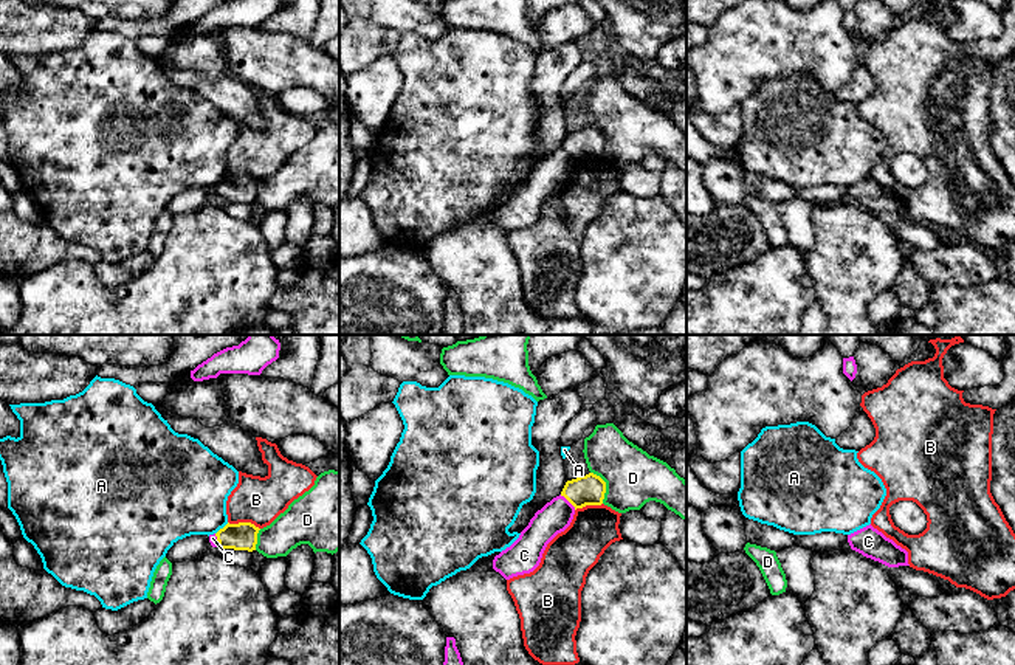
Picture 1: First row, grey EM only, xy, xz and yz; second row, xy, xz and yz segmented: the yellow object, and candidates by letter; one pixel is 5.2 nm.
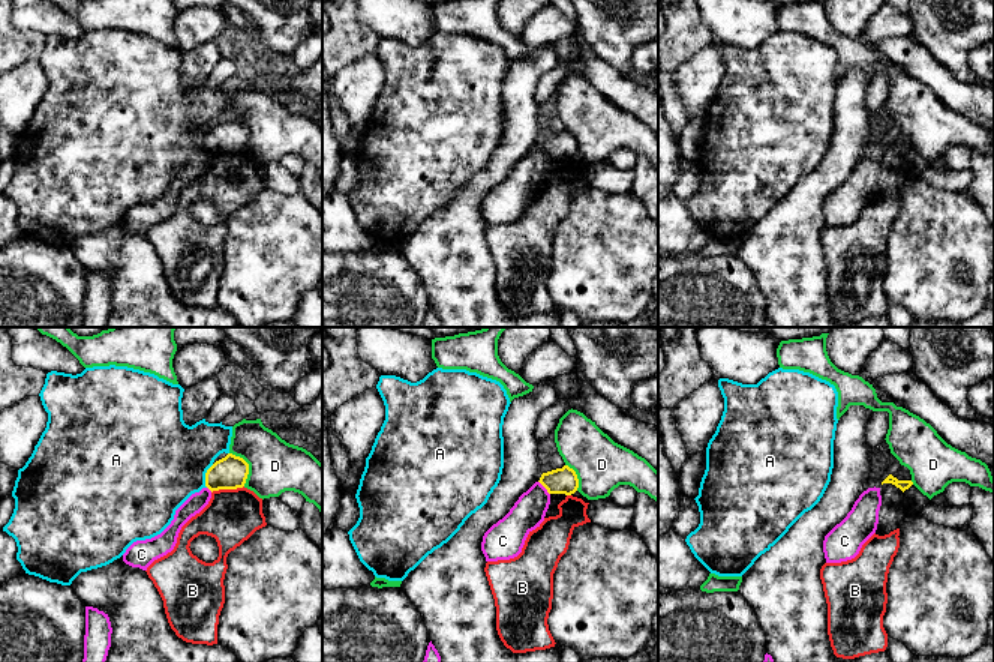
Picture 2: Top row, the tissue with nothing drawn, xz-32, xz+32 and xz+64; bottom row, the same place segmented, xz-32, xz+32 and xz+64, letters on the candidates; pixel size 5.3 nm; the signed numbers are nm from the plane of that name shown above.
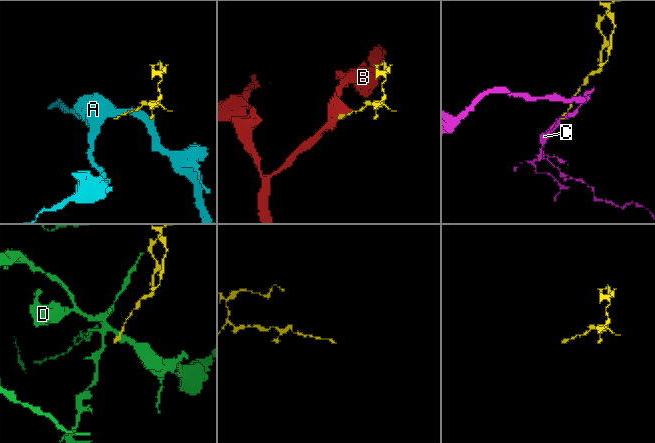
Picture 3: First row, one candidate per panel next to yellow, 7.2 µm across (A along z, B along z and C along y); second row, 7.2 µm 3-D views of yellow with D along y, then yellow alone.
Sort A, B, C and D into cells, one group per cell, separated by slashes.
A / B / C / D

